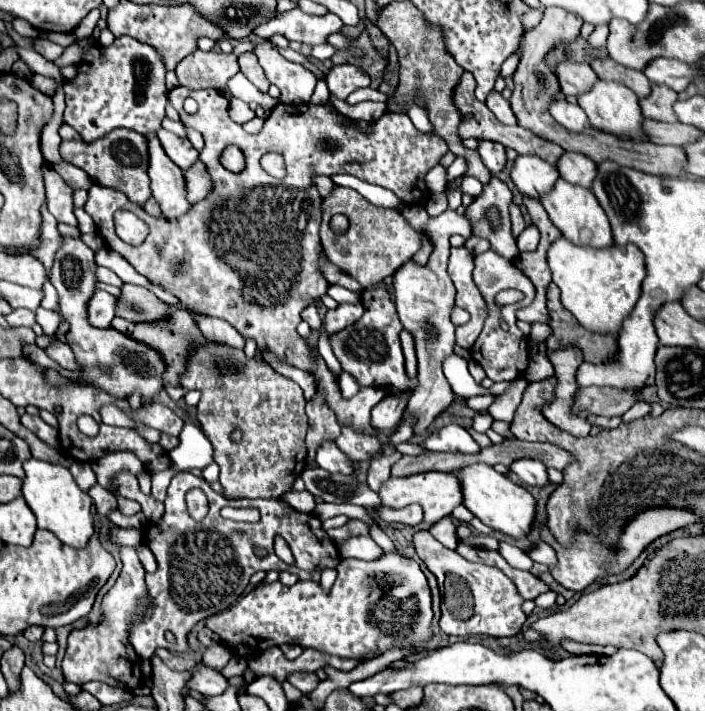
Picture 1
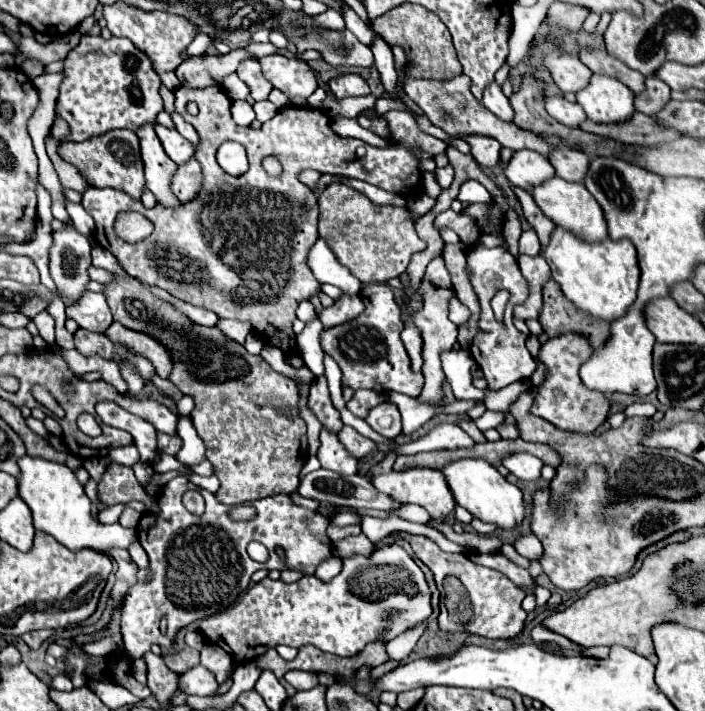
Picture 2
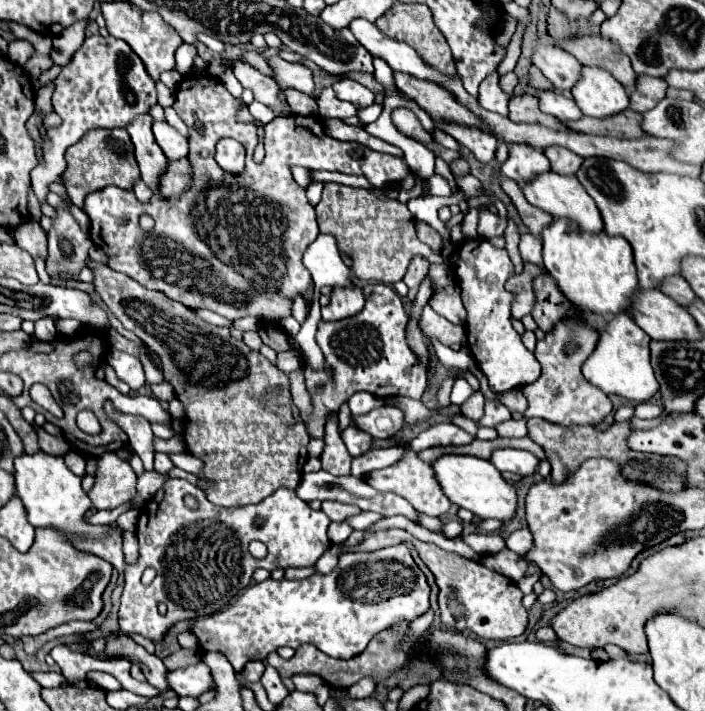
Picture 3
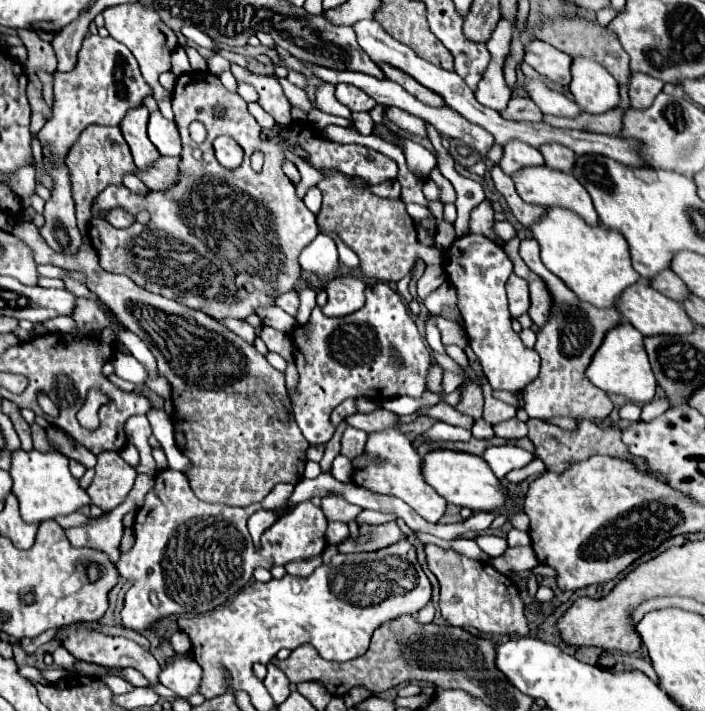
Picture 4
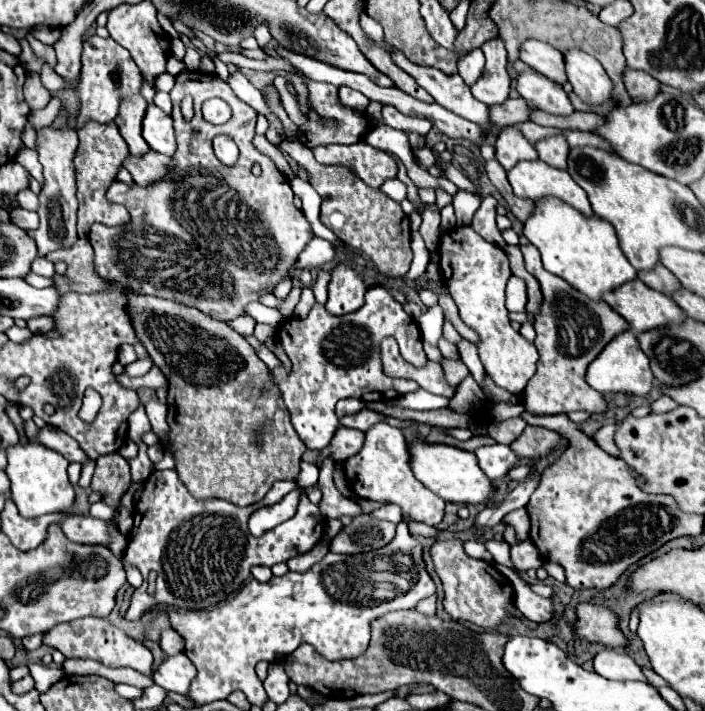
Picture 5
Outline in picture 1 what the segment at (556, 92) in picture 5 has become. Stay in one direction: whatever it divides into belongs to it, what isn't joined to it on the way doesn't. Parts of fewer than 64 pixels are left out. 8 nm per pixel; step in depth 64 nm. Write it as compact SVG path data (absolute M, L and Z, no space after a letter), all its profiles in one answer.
M566 100L552 102L550 114L556 118L558 124L562 124L570 132L582 132L588 124L588 118L586 118L584 110L578 104L570 104Z

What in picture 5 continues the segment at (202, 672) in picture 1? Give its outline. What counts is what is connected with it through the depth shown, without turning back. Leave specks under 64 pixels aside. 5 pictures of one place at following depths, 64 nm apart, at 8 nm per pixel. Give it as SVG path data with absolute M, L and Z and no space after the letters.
M184 654L168 656L154 672L154 682L164 690L186 694L196 678L196 666Z

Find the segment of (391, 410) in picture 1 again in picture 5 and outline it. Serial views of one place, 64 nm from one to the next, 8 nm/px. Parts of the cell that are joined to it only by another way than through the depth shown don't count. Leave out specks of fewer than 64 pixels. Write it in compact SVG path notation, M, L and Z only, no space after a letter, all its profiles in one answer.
M362 408L358 414L344 416L344 418L340 420L340 424L342 424L342 426L346 426L346 428L356 428L356 430L366 432L368 428L372 428L372 424L378 424L380 420L386 420L386 416L384 416L384 414L380 414L380 412L374 412L374 410Z

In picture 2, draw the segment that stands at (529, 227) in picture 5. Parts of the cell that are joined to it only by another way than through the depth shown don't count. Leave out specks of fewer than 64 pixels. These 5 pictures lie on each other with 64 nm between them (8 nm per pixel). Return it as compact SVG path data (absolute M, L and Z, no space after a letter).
M564 228L552 232L552 240L544 250L546 262L552 268L552 278L560 284L566 300L570 300L584 314L612 324L636 300L638 282L640 282L640 264L636 248L630 240L604 240L600 244L586 244L580 238L572 236Z

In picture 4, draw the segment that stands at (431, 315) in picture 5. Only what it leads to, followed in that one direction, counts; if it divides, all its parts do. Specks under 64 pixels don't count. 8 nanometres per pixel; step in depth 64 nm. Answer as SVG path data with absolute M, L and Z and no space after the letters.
M426 318L426 340L428 340L428 344L430 344L430 348L434 350L434 352L438 352L438 354L446 354L446 348L444 348L444 344L440 342L440 334L438 334L438 328Z

